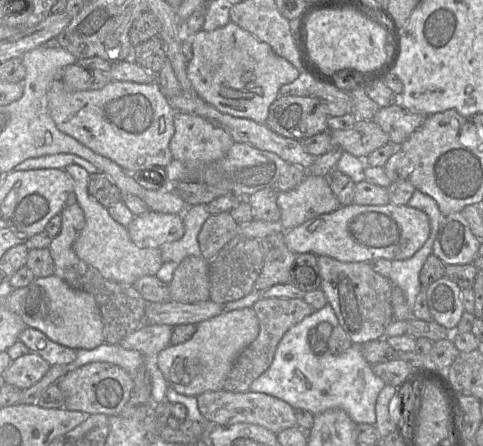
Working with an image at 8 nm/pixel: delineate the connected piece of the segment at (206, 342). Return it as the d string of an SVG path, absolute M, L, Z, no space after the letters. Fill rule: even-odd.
M252 308L222 312L196 325L196 332L188 341L170 345L157 354L157 364L168 387L176 392L195 396L223 389L231 368L242 353L258 336L259 322Z

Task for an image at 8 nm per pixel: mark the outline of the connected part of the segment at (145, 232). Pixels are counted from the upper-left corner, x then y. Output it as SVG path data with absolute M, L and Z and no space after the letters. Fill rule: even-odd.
M148 211L134 216L126 227L131 240L138 245L155 245L179 240L184 235L182 215Z

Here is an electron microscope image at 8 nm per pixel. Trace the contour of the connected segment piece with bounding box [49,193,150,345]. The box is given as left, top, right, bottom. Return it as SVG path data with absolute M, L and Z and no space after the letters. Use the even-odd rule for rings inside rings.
M72 193L67 199L66 206L59 214L61 230L57 236L52 238L49 246L54 260L54 275L70 286L94 297L103 321L104 342L111 345L120 345L125 337L145 325L145 306L150 302L142 298L134 285L104 278L96 268L85 263L76 255L73 244L85 225L85 217L82 209L75 202L76 197Z

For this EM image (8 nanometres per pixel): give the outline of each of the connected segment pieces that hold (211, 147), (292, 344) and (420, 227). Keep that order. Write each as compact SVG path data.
M175 112L174 134L169 148L172 158L187 167L205 165L225 157L235 143L221 128L206 119L183 112Z
M329 304L305 317L284 334L277 346L270 367L251 383L249 391L274 396L285 401L294 409L306 410L312 414L319 414L331 408L339 408L345 411L355 424L375 424L376 400L386 383L373 372L372 365L366 361L362 354L361 345L353 344L347 351L339 355L315 354L309 344L308 333L311 329L316 329L321 322L328 322L333 327L339 326L337 316Z
M408 205L342 206L334 212L316 216L285 233L287 247L295 254L311 253L341 262L390 261L411 258L428 240L431 231L428 215Z

